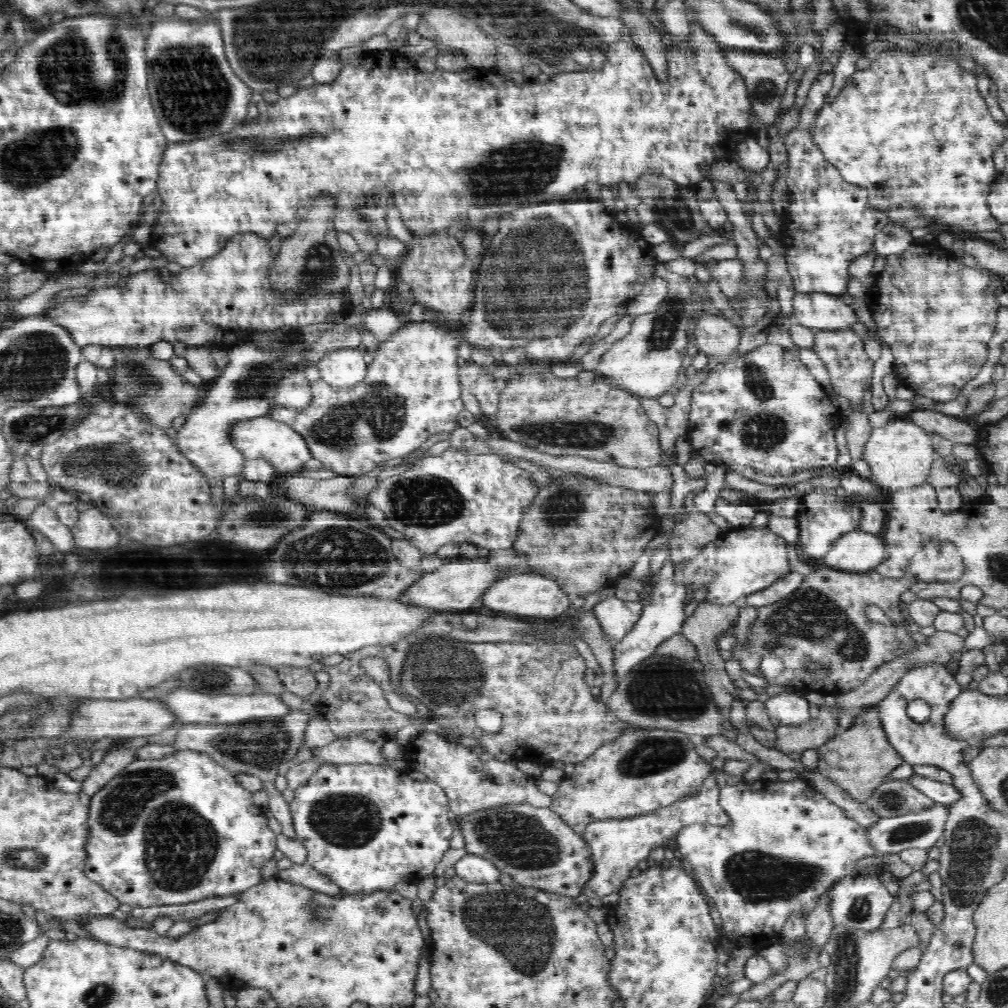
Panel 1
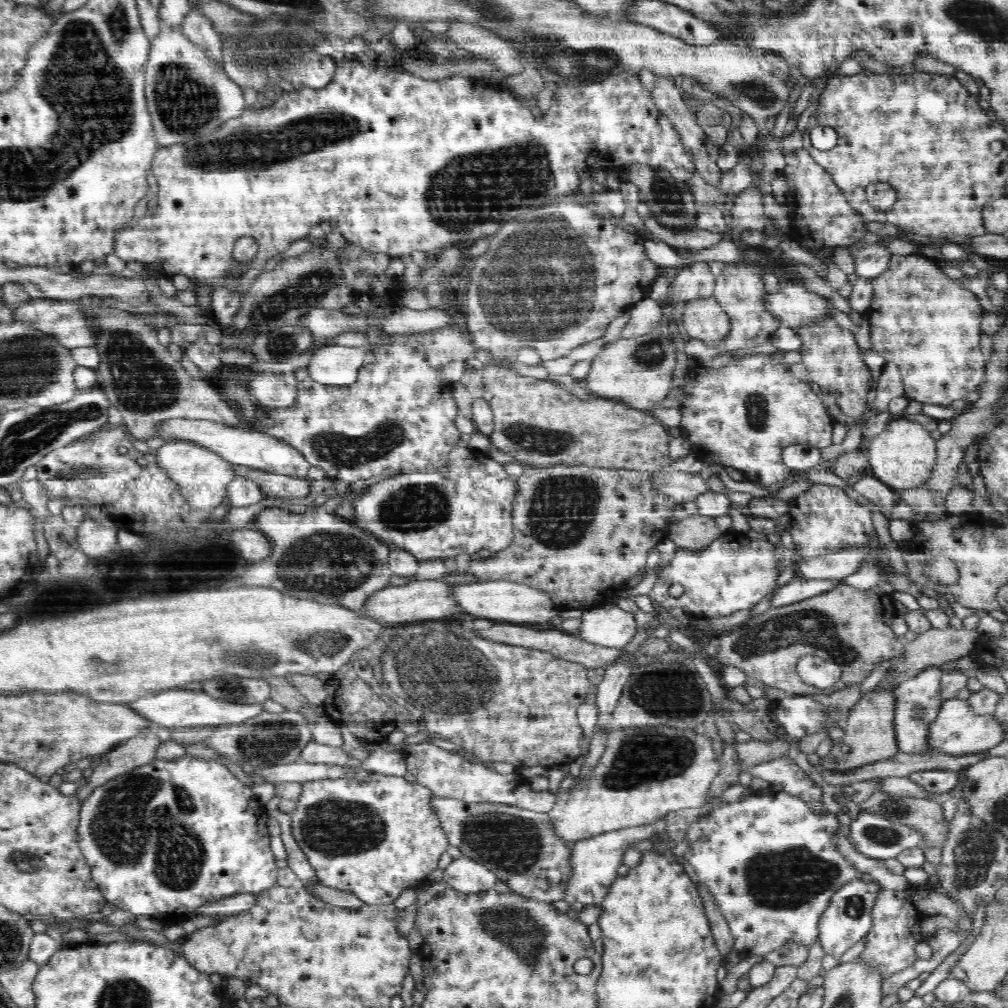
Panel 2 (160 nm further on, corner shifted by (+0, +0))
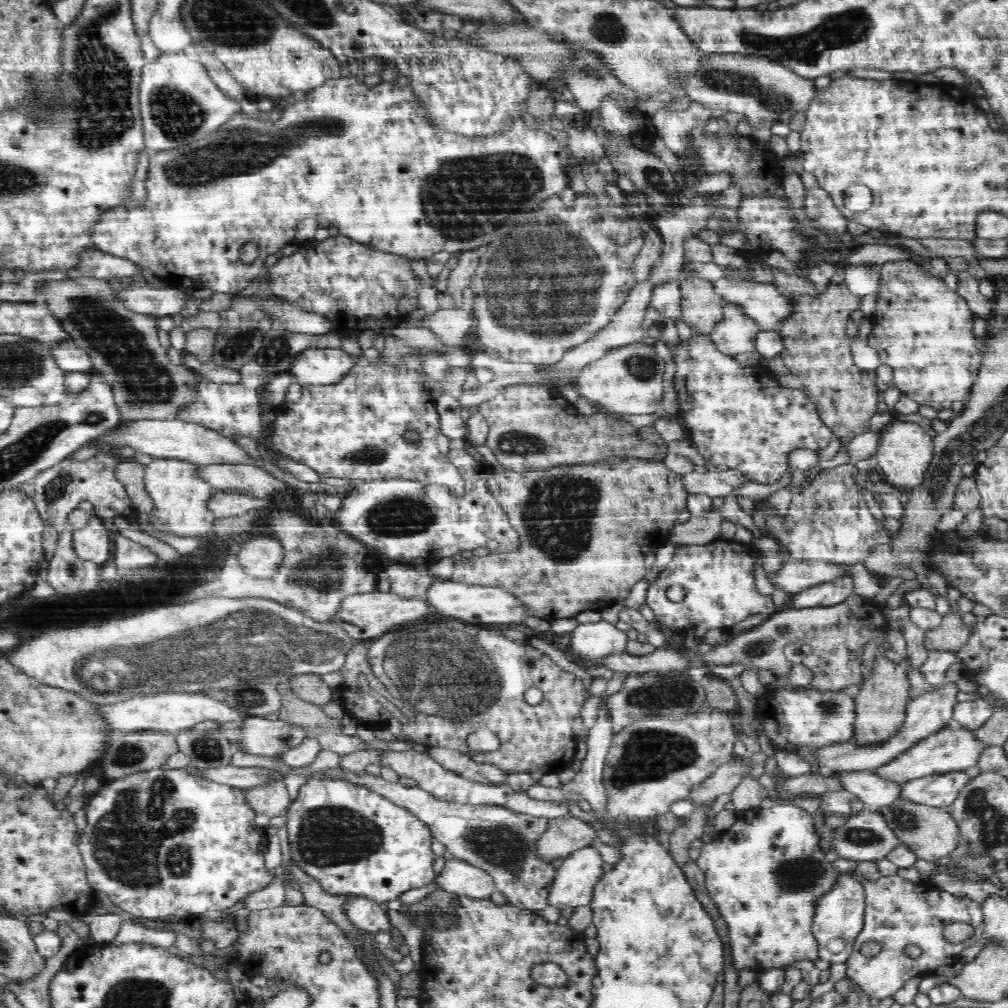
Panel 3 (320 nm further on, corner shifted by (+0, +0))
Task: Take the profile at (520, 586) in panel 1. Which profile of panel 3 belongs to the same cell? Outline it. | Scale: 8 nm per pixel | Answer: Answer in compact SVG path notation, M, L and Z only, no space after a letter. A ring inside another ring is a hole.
M436 580L425 592L425 600L435 610L438 616L460 618L470 624L508 624L508 622L523 622L528 617L520 599L509 590L498 586L467 585L453 580Z

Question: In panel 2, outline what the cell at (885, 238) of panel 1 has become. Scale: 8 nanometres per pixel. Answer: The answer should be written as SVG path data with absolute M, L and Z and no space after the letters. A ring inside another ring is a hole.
M874 240L873 243L864 244L854 256L856 273L853 279L866 279L872 282L883 274L889 266L892 254L886 249L885 241Z

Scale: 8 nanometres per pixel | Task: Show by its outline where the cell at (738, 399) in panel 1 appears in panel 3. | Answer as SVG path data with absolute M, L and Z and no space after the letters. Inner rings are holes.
M696 331L689 339L680 339L671 356L676 363L674 391L678 395L680 415L691 436L689 442L698 452L714 465L724 464L746 475L748 480L760 484L774 484L788 466L790 452L805 448L822 450L832 442L832 432L821 421L814 404L797 385L784 387L774 373L763 363L754 366L741 366L735 359L716 349L714 341Z

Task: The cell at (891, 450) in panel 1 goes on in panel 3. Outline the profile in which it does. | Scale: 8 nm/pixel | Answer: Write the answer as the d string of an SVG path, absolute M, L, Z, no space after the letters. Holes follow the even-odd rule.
M892 422L880 433L875 457L878 459L877 478L897 488L909 490L921 485L933 460L933 437L915 422Z

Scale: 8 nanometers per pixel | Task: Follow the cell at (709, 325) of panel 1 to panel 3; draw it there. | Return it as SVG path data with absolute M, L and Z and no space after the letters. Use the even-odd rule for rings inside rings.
M694 274L686 276L680 289L683 322L686 322L692 332L709 336L722 321L723 299L716 293L712 282Z

